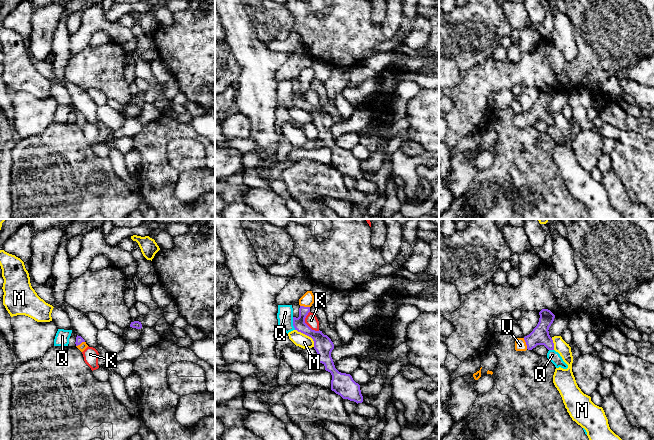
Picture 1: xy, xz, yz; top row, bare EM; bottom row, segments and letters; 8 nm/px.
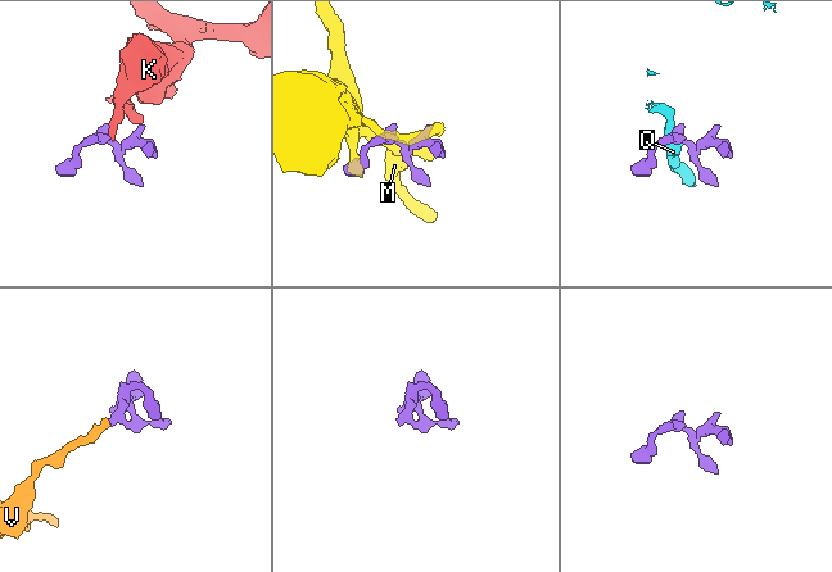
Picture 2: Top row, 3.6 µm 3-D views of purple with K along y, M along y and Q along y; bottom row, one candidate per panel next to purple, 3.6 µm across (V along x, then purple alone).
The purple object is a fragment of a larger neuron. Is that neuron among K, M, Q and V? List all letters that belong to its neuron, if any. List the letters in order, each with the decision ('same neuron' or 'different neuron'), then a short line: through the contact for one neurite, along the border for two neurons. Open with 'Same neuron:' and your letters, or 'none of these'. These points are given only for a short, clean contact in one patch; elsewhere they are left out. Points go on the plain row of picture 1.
Same neuron: V
K: different neuron; line xz (309, 87), (305, 98), (312, 105), (319, 106)
M: different neuron
Q: different neuron; line xz (292, 93), (292, 101), (295, 105)
V: same neuron; line yz (540, 111), (526, 119), (520, 121)

